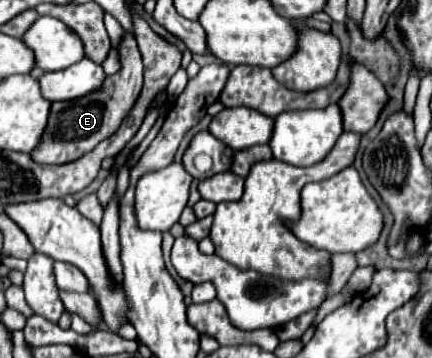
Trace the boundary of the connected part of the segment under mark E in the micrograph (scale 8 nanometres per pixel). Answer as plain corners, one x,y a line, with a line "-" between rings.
125,31
119,45
117,45
119,57
121,57
121,69
119,73
111,75
107,81
107,87
103,91
95,91
95,95
85,95
83,99
73,99
67,103
53,103
51,105
51,119
47,123
47,131
43,135
43,143
39,145
39,151
33,151
31,157
37,163
69,163
91,151
99,141
107,139
107,135
113,135
119,123
123,121
123,115
131,109
131,103
139,97
141,85
143,85
143,59
139,53
139,47
135,43
135,37

